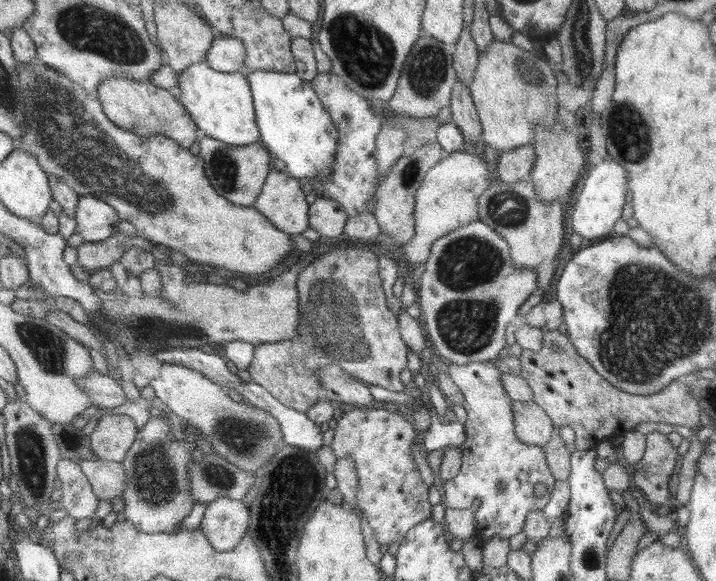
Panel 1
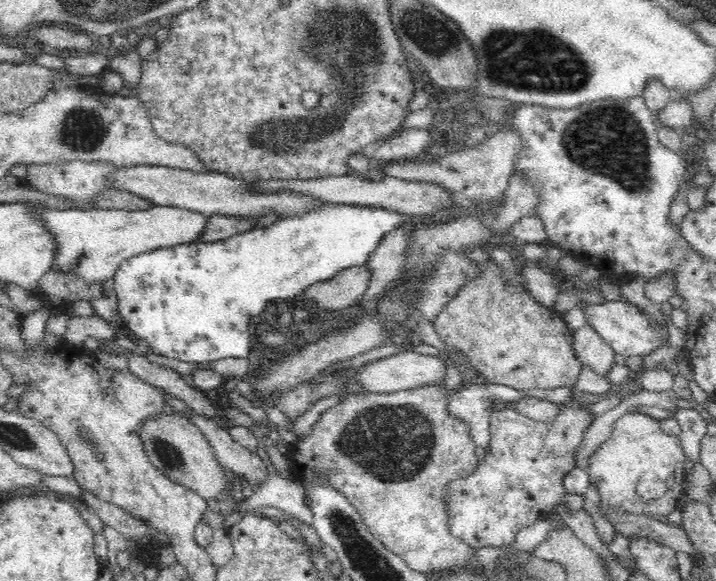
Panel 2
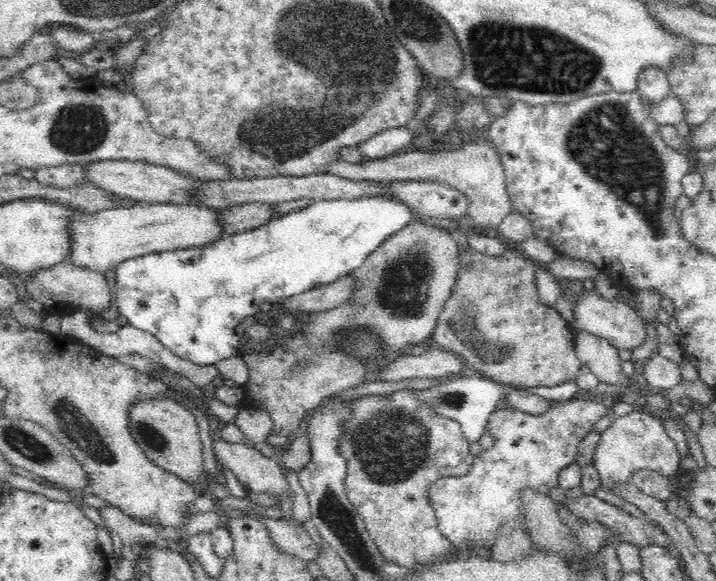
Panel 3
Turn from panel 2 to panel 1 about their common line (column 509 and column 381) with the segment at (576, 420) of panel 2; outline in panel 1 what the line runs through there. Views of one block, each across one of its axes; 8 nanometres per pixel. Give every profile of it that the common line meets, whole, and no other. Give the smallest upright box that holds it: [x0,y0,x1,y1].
[330,407,432,545]

